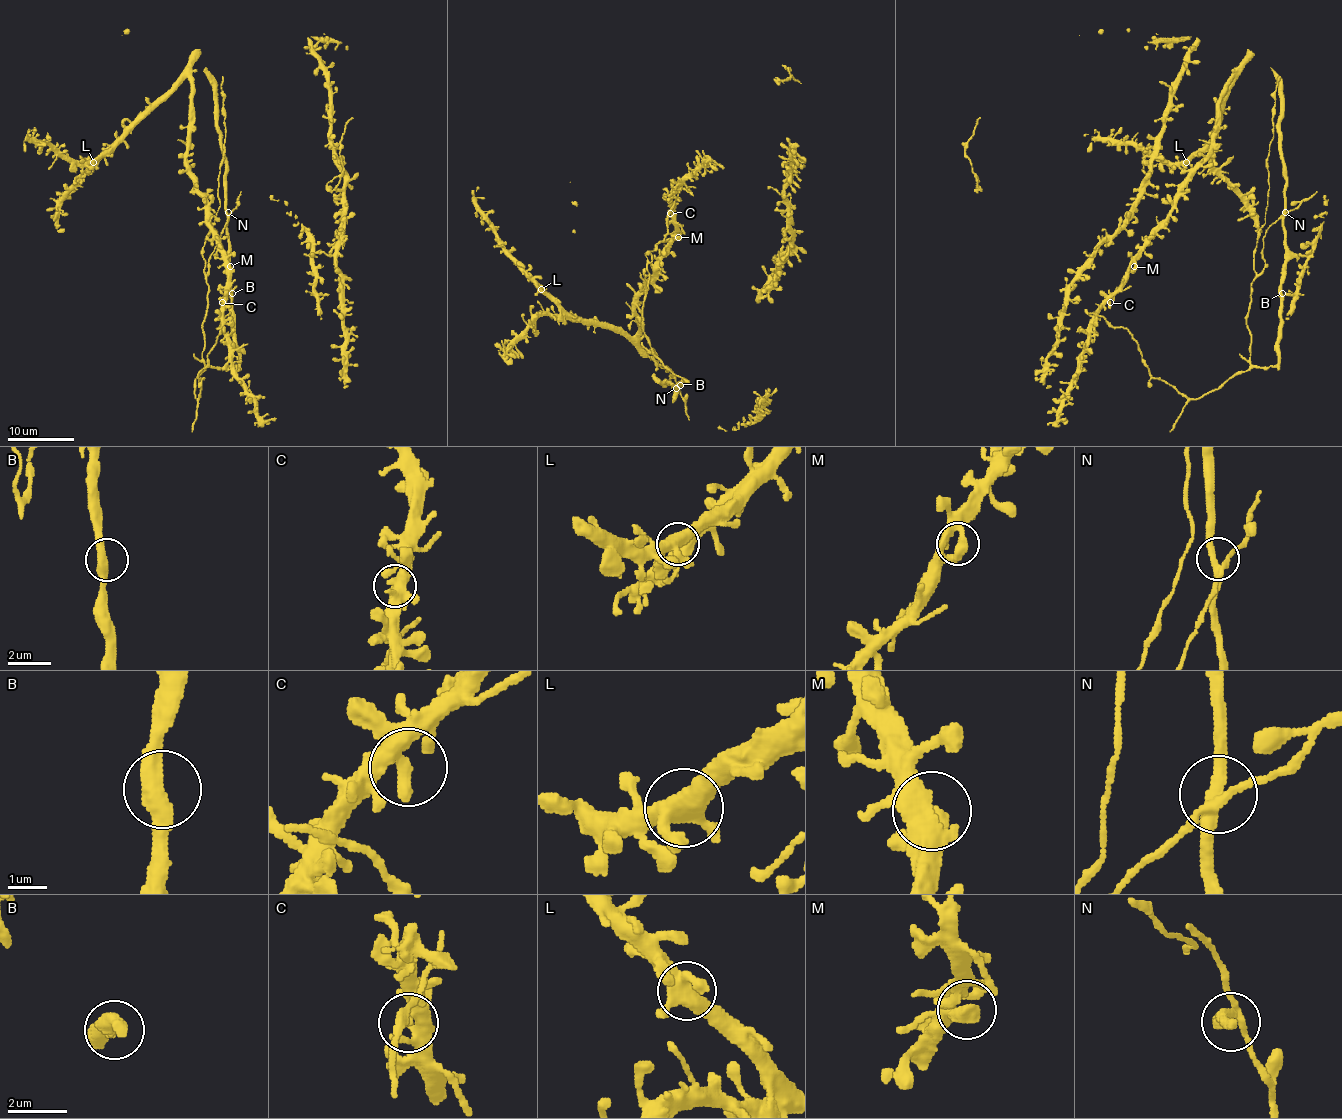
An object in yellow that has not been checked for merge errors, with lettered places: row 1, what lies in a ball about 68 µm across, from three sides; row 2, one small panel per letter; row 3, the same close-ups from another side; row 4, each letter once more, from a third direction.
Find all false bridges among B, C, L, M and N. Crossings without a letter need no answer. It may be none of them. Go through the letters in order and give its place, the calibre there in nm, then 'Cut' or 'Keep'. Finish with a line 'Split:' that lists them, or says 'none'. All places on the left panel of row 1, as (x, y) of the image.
B: Place: (232, 293). Thickness 420 nm. Keep
C: Place: (222, 302). Thickness 320 nm. Keep
L: Place: (93, 162). Thickness 460 nm. Keep
M: Place: (230, 266). Thickness 340 nm. Keep
N: Place: (228, 212). Thickness 280 nm. Keep
Split: none

